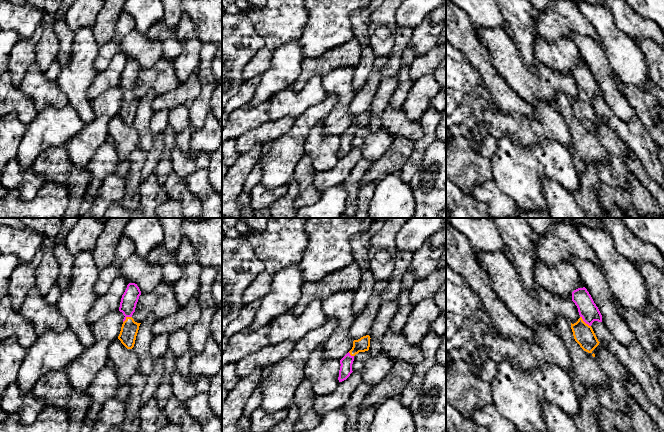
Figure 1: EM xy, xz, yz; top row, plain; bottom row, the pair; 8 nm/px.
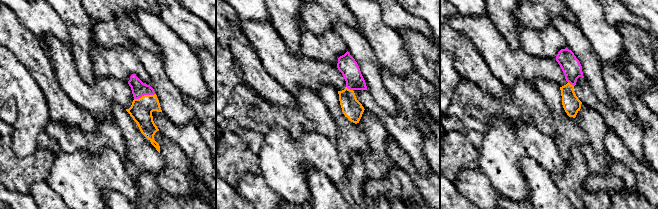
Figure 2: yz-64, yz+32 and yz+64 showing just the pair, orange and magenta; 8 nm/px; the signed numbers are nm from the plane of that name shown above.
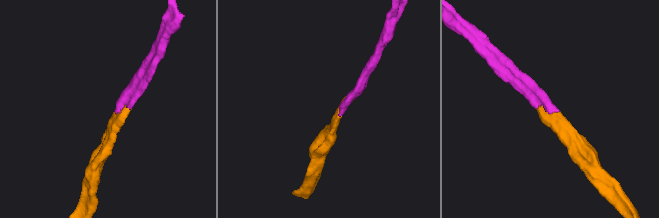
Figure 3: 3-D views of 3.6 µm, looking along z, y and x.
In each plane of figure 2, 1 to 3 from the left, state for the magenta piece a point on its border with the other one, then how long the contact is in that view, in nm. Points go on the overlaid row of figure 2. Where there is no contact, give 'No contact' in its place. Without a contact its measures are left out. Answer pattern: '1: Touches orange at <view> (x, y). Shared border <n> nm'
1: Touches orange at yz-64 (144, 95). Shared border 180 nm
2: Touches orange at yz+32 (349, 89). Shared border 70 nm
3: Touches orange at yz+64 (570, 84). Shared border 60 nm

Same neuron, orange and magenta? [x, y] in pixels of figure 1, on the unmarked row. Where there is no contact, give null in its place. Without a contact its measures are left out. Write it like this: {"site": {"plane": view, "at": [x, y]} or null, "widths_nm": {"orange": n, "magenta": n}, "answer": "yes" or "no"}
{"site": {"plane": "yz", "at": [584, 98]}, "widths_nm": {"orange": 160, "magenta": 150}, "answer": "yes"}

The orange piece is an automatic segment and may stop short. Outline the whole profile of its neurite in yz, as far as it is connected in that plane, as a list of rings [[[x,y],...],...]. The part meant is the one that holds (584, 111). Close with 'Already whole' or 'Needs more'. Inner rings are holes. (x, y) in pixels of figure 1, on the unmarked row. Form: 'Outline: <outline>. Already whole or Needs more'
Outline: [[[585,63],[572,68],[572,77],[580,91],[576,99],[571,99],[574,115],[584,127],[592,129],[600,118],[591,101],[594,97],[602,98],[602,91]]]. Needs more

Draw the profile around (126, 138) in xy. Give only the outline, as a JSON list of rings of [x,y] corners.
[[[118,114],[110,120],[108,134],[109,139],[115,143],[118,151],[118,165],[114,173],[118,176],[125,177],[130,168],[130,156],[139,145],[139,134],[134,128],[133,124],[127,125]]]

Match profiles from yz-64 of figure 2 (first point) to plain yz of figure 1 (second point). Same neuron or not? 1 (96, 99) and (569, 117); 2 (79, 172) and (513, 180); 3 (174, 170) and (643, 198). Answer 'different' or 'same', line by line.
1: different
2: same
3: different

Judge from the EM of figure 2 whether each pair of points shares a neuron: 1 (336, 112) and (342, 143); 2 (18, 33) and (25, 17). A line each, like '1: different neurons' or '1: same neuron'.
1: same neuron
2: different neurons

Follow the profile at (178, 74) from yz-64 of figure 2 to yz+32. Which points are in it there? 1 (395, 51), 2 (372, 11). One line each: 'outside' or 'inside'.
1: inside
2: inside

